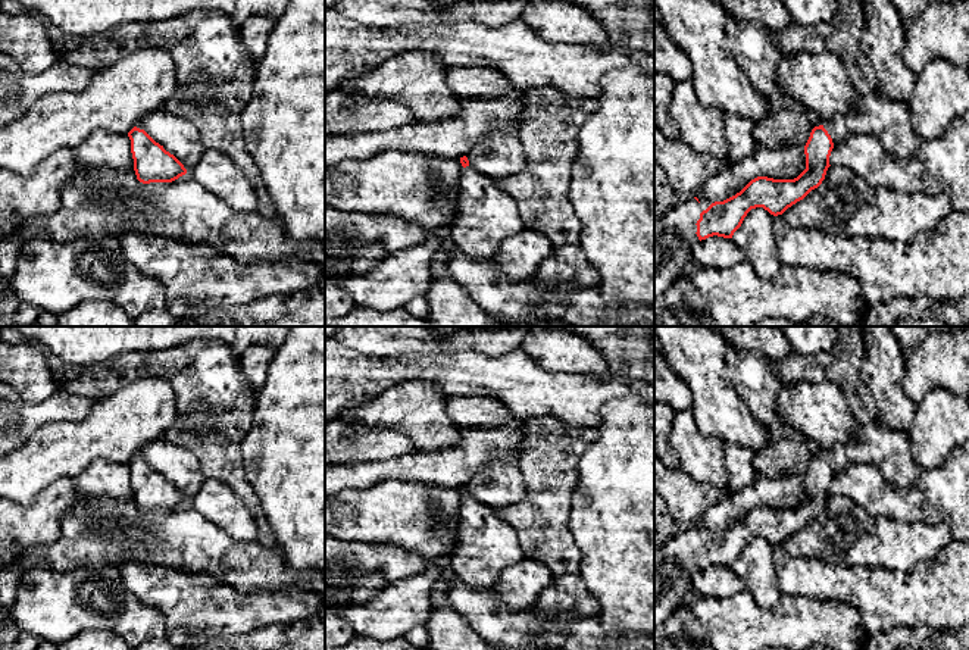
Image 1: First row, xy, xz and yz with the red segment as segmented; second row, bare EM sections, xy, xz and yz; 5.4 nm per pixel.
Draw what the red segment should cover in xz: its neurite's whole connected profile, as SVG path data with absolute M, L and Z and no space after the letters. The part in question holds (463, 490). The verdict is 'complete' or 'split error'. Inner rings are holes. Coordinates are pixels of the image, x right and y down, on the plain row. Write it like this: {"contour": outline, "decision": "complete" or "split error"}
{"contour": "M460 487L459 541L450 554L456 578L473 588L493 588L500 572L525 557L516 531L496 509L479 503Z", "decision": "split error"}

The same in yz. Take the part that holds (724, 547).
{"contour": "M876 418L857 424L859 440L848 440L815 456L804 475L806 499L794 509L757 506L740 522L710 532L694 525L681 529L654 547L654 628L691 596L697 571L718 565L732 568L751 538L782 544L825 509L832 478L854 463L875 465L894 488L912 485L923 471L910 453L909 431L894 431Z", "decision": "split error"}

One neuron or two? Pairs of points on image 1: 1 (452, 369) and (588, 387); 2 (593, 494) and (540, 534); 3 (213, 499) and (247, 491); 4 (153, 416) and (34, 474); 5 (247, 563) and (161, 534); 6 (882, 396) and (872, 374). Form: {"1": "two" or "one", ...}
{"1": "one", "2": "two", "3": "two", "4": "one", "5": "one", "6": "one"}

